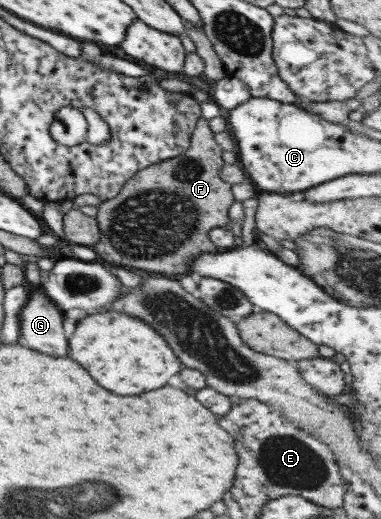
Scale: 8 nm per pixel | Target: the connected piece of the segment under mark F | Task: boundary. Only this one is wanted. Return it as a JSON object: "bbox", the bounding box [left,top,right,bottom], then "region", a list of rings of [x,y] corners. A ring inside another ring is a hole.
{"bbox":[90,116,235,275],"region":[[[201,116],[187,151],[138,171],[113,199],[101,202],[97,206],[96,216],[101,237],[95,245],[90,246],[99,260],[105,264],[175,275],[175,273],[185,273],[187,261],[191,261],[195,255],[205,252],[217,253],[219,249],[211,241],[209,231],[228,223],[229,207],[235,201],[232,185],[225,183],[220,177],[220,169],[225,164],[222,152],[222,147],[215,141],[214,133],[209,128],[209,120]]]}

